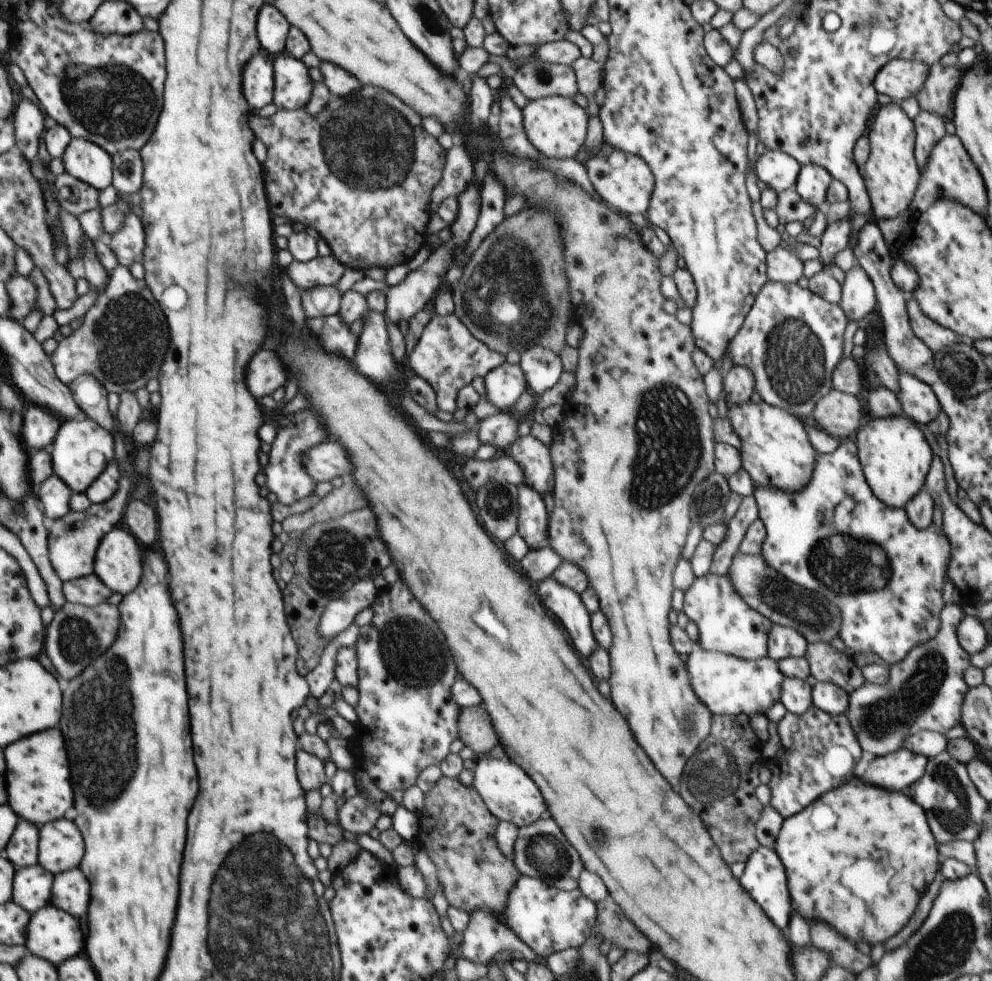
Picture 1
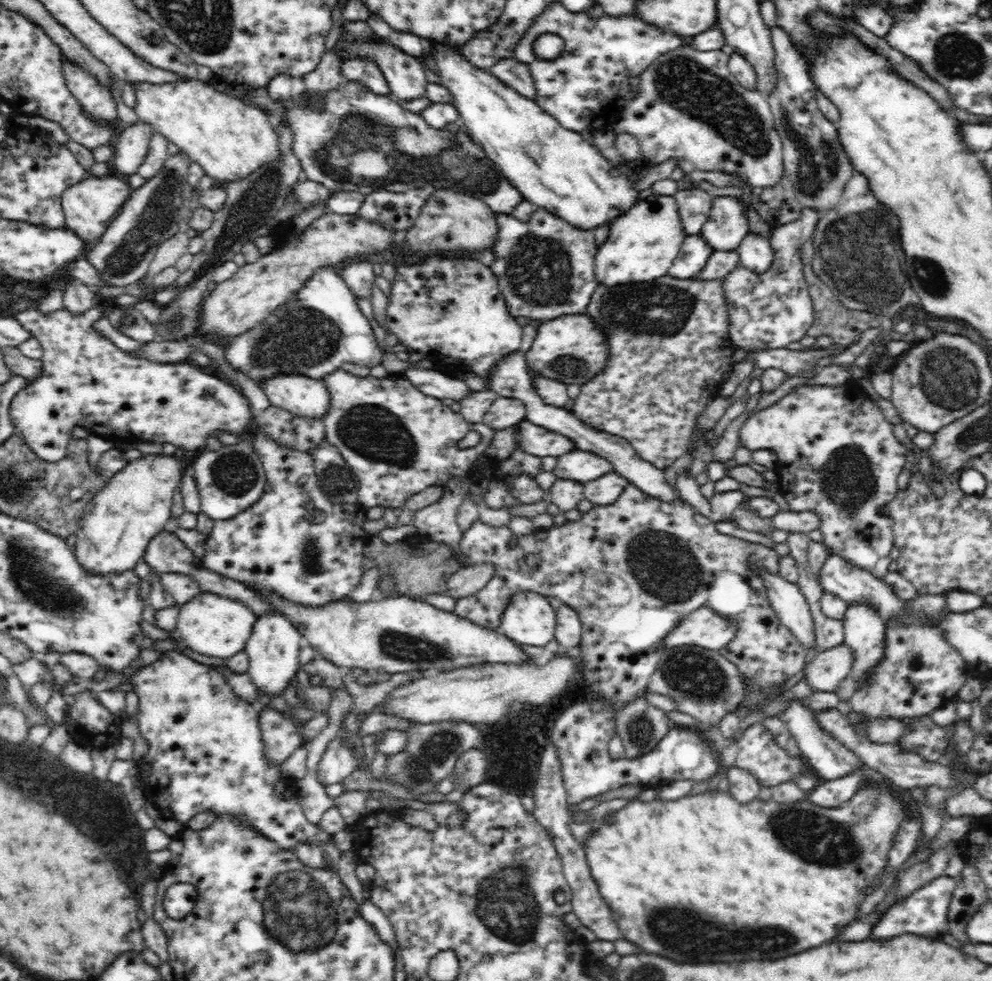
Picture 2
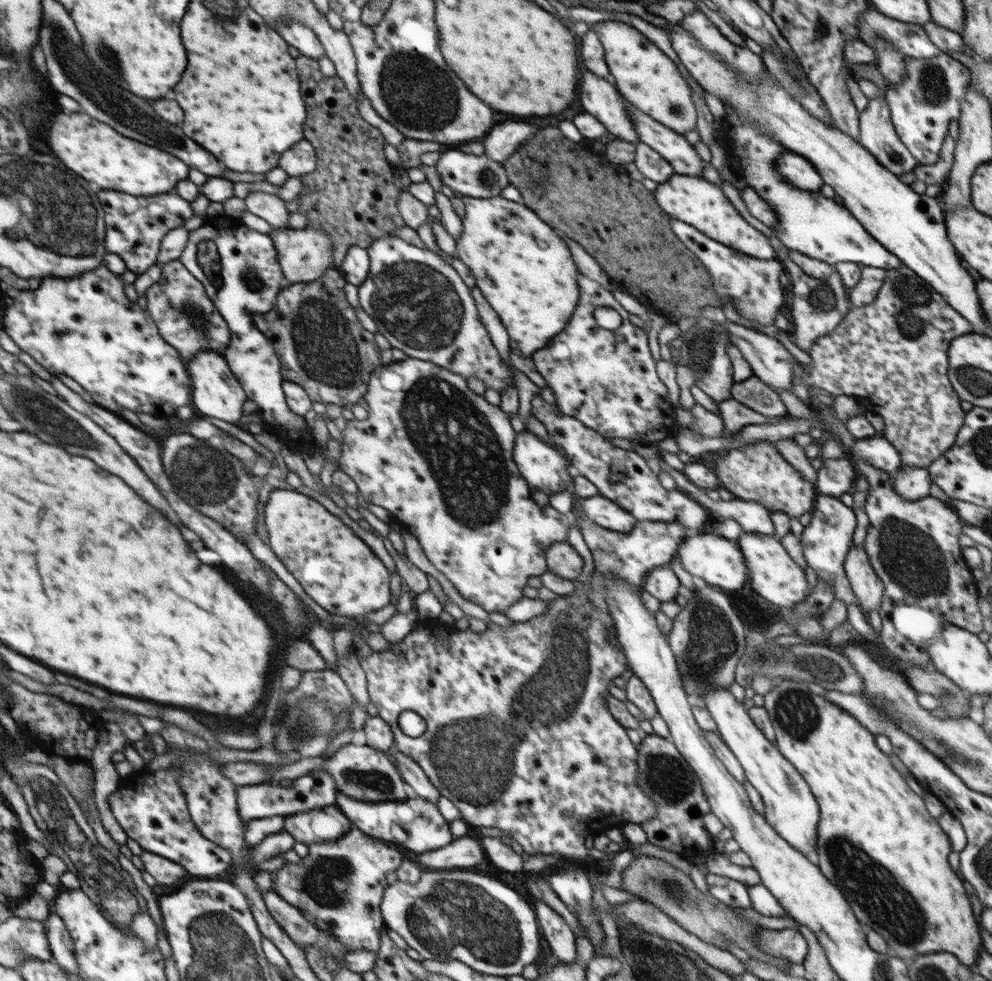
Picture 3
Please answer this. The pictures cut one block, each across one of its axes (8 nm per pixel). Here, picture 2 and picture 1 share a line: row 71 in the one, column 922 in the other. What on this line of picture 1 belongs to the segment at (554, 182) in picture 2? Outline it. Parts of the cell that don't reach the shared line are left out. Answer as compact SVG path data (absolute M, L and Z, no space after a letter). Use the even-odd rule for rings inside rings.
M872 417L853 437L859 462L871 492L888 507L904 506L923 490L933 451L918 424L908 418Z

